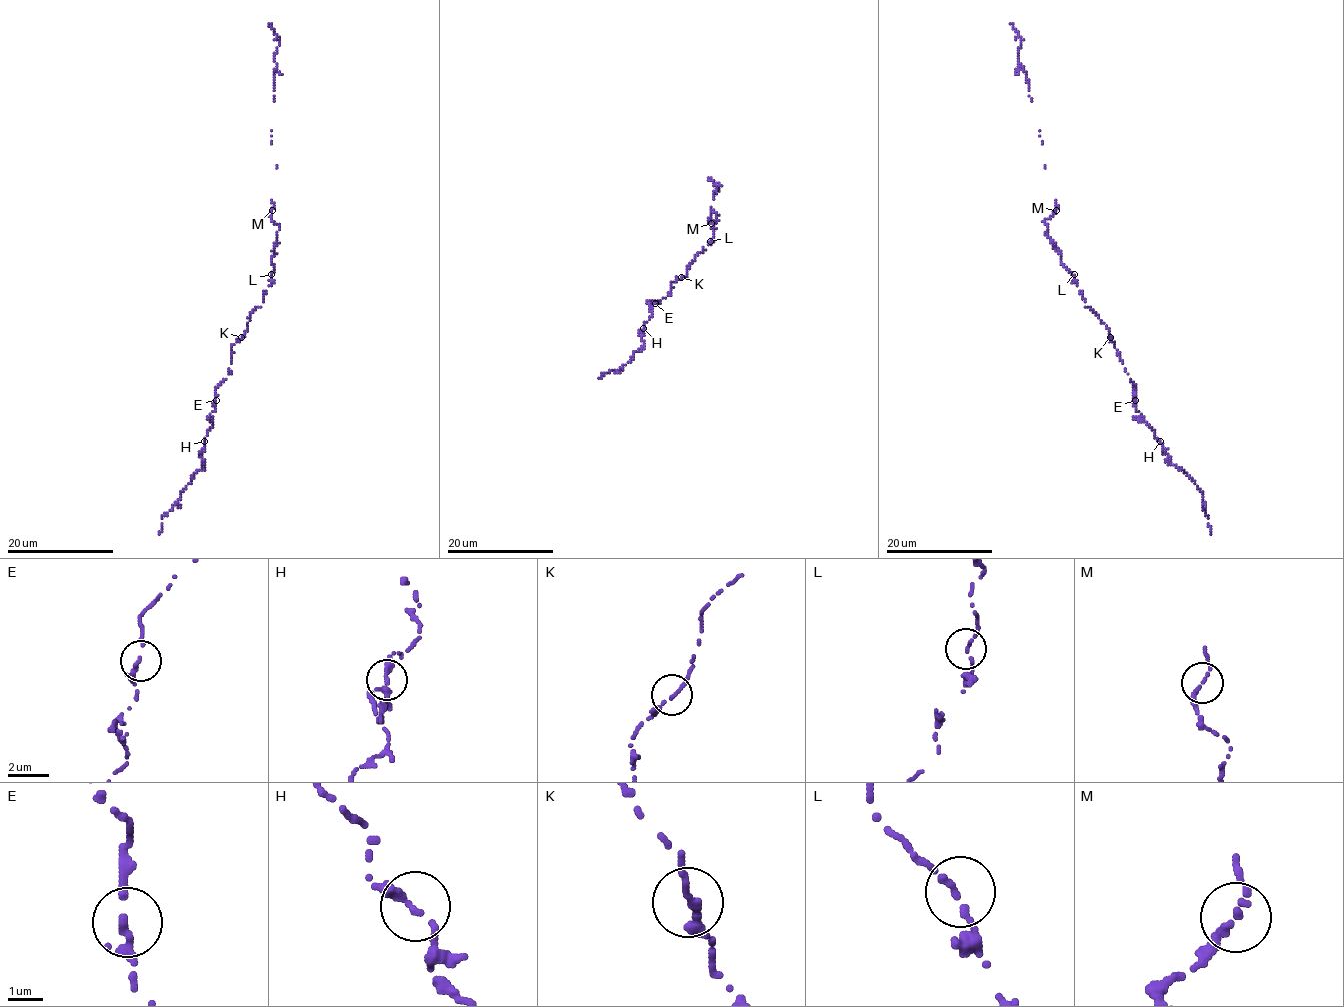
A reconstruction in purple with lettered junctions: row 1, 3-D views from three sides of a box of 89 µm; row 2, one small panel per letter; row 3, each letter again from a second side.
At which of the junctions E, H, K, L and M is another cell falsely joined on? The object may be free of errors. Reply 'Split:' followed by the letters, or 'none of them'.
Split: none of them

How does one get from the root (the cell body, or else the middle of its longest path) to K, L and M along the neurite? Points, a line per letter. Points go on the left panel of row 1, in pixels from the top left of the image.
K: (264, 300), (251, 313), (241, 337)
L: (264, 300), (264, 290), (272, 281), (271, 274)
M: (264, 300), (264, 290), (272, 281), (272, 257), (279, 230), (269, 217), (272, 210)

